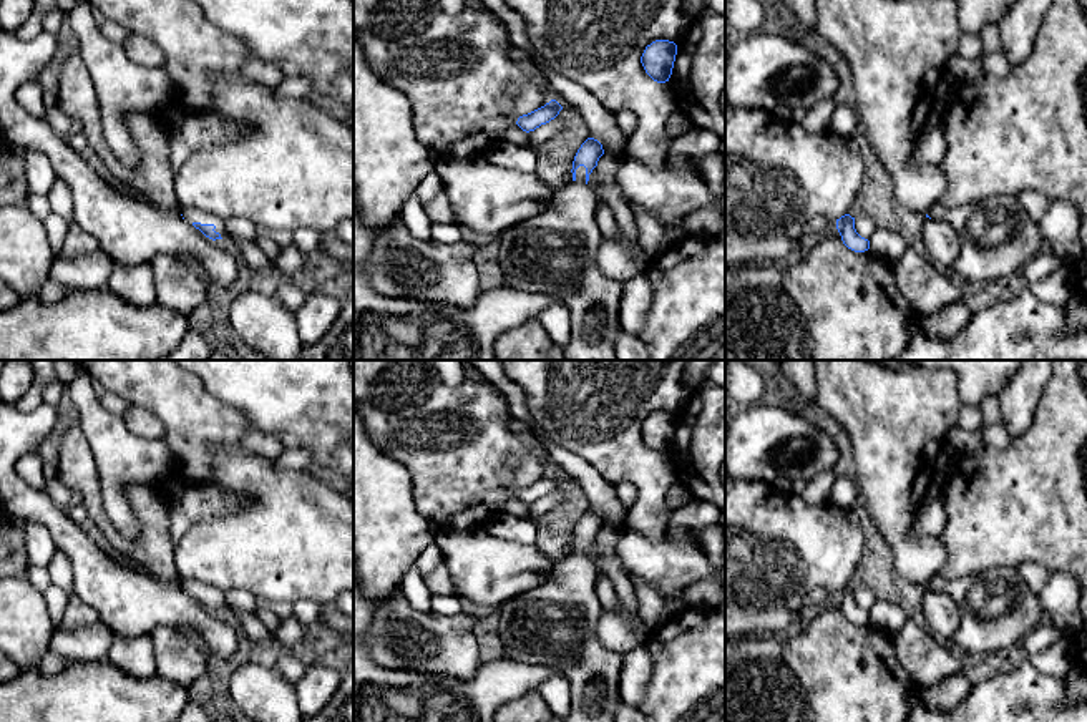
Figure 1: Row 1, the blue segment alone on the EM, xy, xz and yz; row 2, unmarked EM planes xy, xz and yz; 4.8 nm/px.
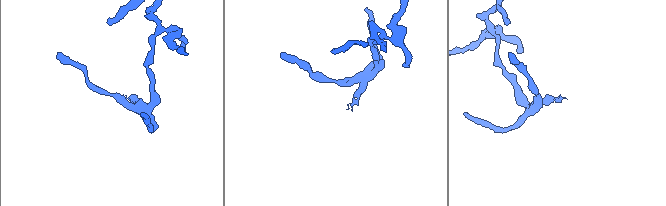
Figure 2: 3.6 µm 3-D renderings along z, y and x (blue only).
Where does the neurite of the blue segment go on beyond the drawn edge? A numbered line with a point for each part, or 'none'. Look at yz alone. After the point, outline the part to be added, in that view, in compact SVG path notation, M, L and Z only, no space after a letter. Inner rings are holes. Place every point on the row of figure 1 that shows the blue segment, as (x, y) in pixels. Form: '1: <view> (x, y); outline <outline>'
1: yz (998, 238); outline M997 194L959 207L933 204L928 216L951 224L961 237L961 252L953 269L974 289L991 289L1022 271L1024 264L1046 249L1039 222L1032 221L1017 196Z

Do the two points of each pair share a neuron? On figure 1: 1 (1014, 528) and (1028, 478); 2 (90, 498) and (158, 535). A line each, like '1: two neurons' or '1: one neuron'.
1: one neuron
2: one neuron

